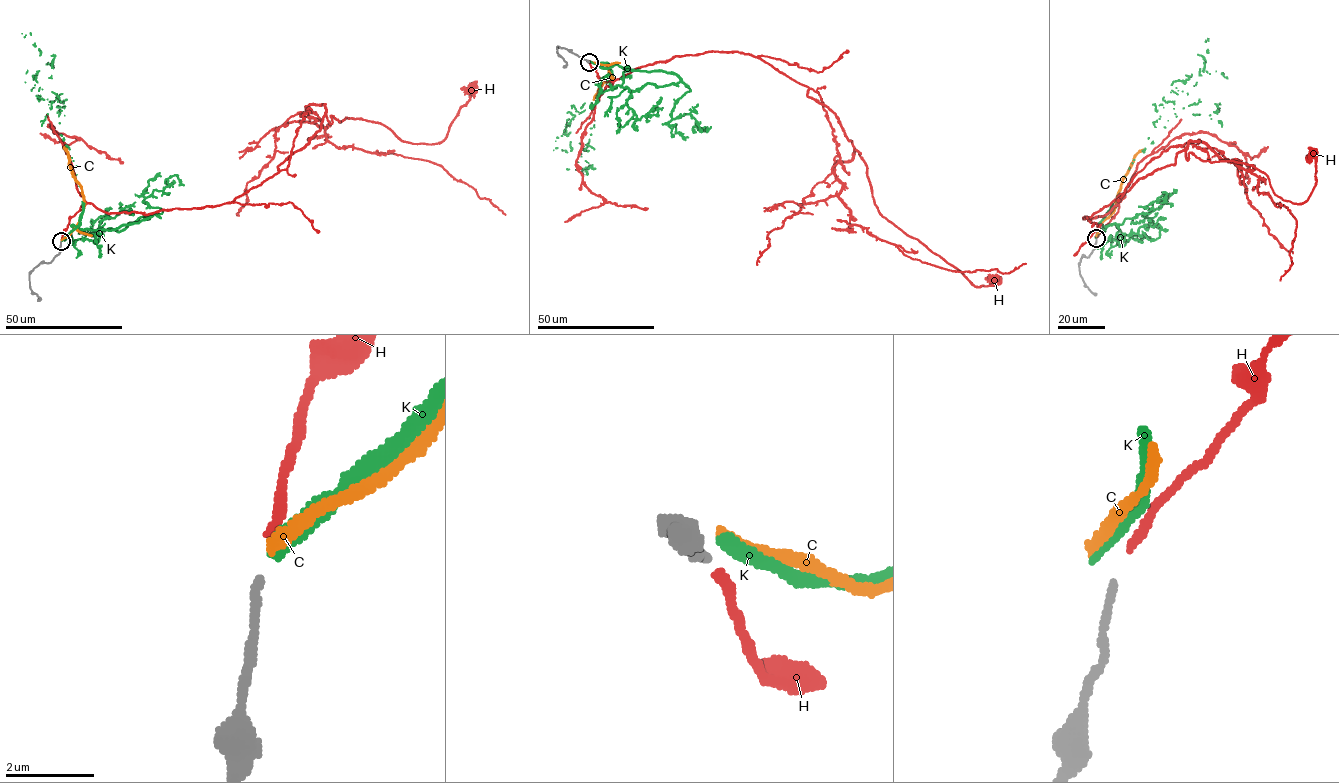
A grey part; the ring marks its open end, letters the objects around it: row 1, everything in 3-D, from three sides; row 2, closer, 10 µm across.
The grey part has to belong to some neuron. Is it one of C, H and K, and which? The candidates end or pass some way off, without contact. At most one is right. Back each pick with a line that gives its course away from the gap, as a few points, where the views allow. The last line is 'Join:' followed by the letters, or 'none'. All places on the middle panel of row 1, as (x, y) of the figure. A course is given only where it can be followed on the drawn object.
H: via (589, 63), (610, 82), (675, 56), (759, 57), (835, 115), (861, 153), (879, 213), (977, 287), (996, 281)
Join: H

